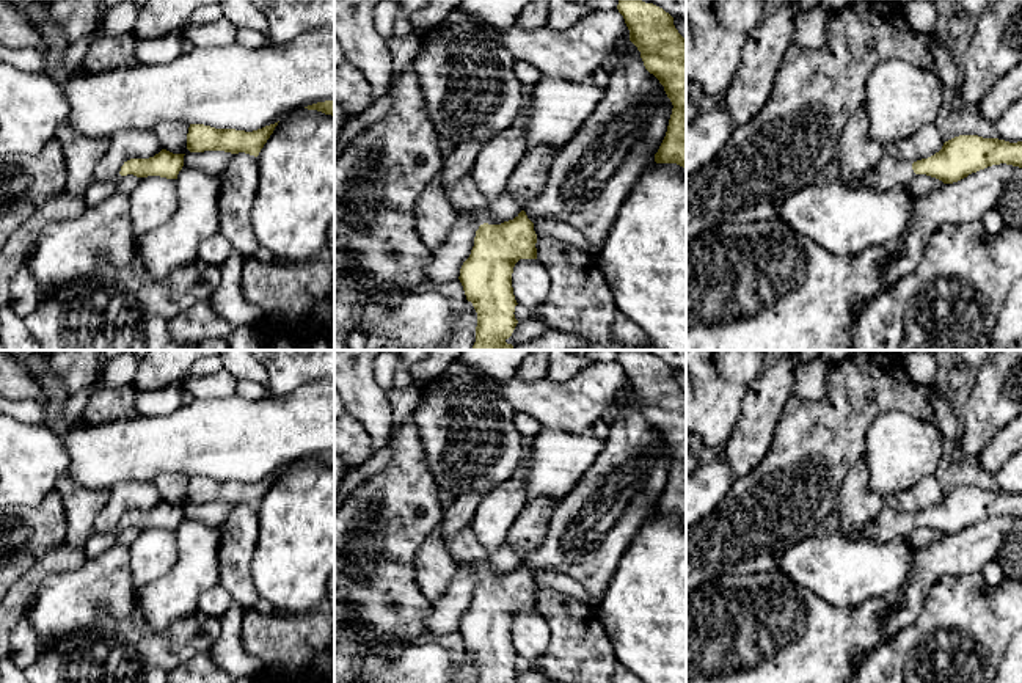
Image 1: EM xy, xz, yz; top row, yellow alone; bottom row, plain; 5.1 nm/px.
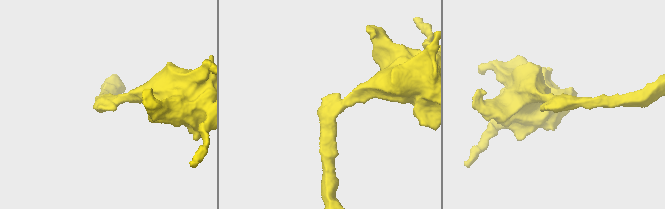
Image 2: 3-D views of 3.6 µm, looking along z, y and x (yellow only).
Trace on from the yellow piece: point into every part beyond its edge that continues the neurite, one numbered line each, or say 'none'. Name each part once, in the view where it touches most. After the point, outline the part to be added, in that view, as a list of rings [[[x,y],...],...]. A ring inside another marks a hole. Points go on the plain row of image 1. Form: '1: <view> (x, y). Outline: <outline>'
1: yz (890, 526). Outline: [[[884,506],[878,518],[854,532],[852,539],[873,543],[909,542],[909,535],[915,528],[912,515]]]

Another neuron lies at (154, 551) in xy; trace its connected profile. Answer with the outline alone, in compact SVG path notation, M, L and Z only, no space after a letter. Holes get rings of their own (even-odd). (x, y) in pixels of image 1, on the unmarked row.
M160 528L140 529L129 546L130 583L141 589L163 578L177 561L177 531Z

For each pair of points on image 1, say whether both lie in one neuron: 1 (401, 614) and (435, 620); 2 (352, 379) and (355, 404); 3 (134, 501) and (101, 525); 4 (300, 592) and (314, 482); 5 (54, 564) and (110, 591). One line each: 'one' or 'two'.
1: two
2: one
3: one
4: one
5: two

